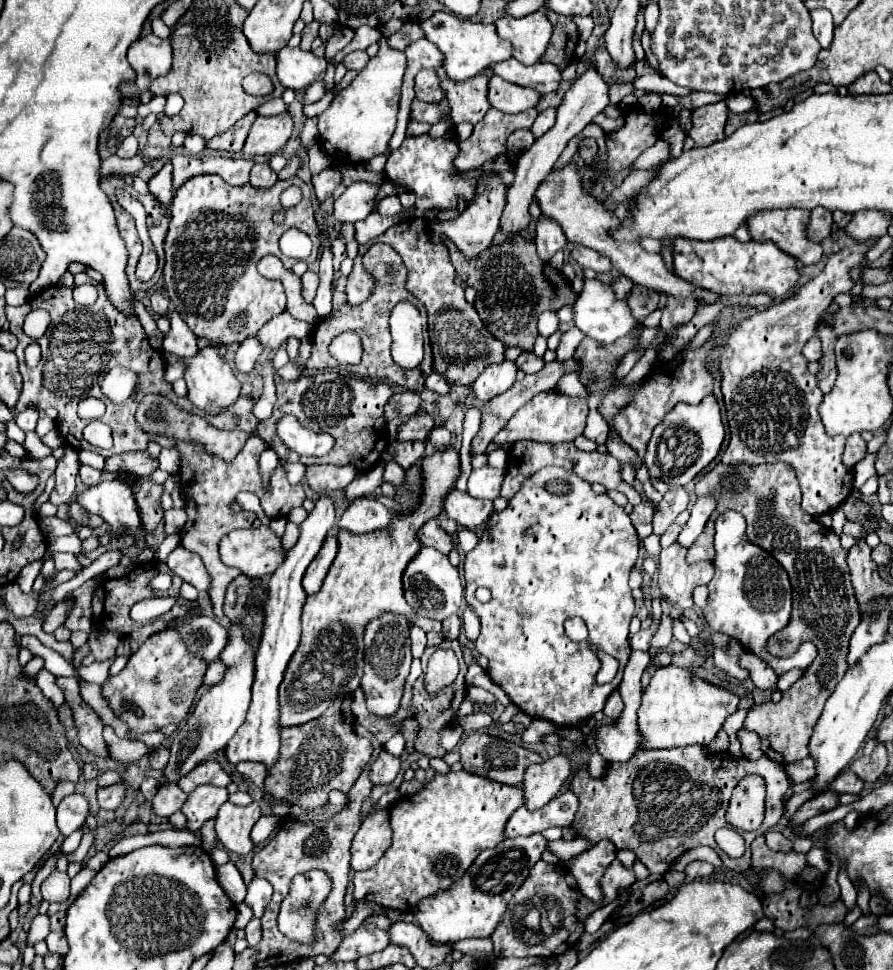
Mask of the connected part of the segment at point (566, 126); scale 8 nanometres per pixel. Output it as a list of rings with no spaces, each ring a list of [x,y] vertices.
[[[588,69],[584,75],[580,75],[576,81],[572,81],[570,89],[564,93],[564,99],[562,99],[560,107],[558,107],[556,125],[548,133],[544,133],[540,139],[536,139],[532,143],[532,147],[526,149],[516,161],[516,179],[508,187],[506,209],[504,209],[504,215],[502,215],[502,221],[500,221],[500,231],[508,239],[520,235],[522,231],[526,231],[530,227],[530,211],[528,211],[528,207],[532,203],[534,191],[546,179],[546,175],[552,171],[552,167],[558,161],[560,153],[566,149],[566,143],[572,137],[576,137],[606,107],[608,107],[608,85],[596,73],[596,69]]]

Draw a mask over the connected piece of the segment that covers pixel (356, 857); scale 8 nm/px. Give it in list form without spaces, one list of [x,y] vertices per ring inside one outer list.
[[[388,811],[372,813],[364,819],[362,829],[352,839],[352,861],[350,867],[354,871],[370,869],[378,863],[378,859],[384,855],[384,851],[390,845],[390,823],[388,823]]]

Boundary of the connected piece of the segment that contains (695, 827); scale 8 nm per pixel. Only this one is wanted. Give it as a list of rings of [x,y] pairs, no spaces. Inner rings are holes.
[[[690,745],[690,747],[680,747],[680,749],[640,751],[626,763],[608,763],[604,767],[602,777],[592,777],[588,773],[588,763],[584,763],[584,765],[580,765],[578,773],[572,777],[568,789],[574,791],[574,795],[578,795],[578,799],[580,799],[580,809],[572,823],[576,837],[586,839],[590,845],[596,845],[598,841],[608,839],[616,845],[616,849],[632,851],[636,855],[636,859],[648,867],[652,877],[662,877],[670,869],[674,859],[678,859],[684,851],[688,851],[692,847],[700,847],[700,845],[714,847],[716,853],[720,855],[722,863],[728,869],[746,871],[750,867],[750,843],[758,835],[764,835],[764,831],[768,827],[776,825],[784,813],[784,805],[780,803],[780,797],[788,791],[788,781],[786,781],[782,767],[778,763],[770,761],[768,757],[760,757],[758,761],[744,759],[736,765],[728,753],[702,755],[700,745]],[[748,775],[760,775],[766,783],[766,815],[764,815],[762,825],[756,831],[744,835],[746,853],[740,859],[732,859],[724,851],[720,851],[720,847],[714,841],[714,833],[716,833],[716,829],[728,825],[724,815],[726,815],[728,803],[730,803],[730,795],[732,795],[734,787]]]

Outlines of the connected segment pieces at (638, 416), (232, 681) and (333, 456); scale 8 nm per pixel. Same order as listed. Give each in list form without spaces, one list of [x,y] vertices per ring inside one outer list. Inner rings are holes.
[[[710,337],[704,345],[700,347],[684,347],[680,353],[676,353],[670,361],[658,361],[654,369],[640,381],[638,391],[630,399],[630,403],[620,409],[614,415],[614,421],[608,421],[610,427],[622,437],[624,443],[628,443],[632,449],[638,451],[642,457],[646,451],[646,443],[654,431],[654,427],[664,419],[664,415],[674,409],[678,401],[686,401],[692,405],[698,405],[706,395],[712,395],[714,391],[714,375],[708,367],[710,355],[718,349],[716,337]]]
[[[230,625],[228,645],[222,651],[220,659],[230,669],[226,671],[226,677],[218,685],[214,685],[208,693],[204,693],[198,699],[190,717],[174,733],[174,741],[170,745],[170,749],[172,749],[170,761],[168,761],[166,769],[162,771],[166,777],[166,783],[178,783],[184,775],[188,775],[192,769],[196,769],[202,761],[212,757],[216,751],[224,749],[226,743],[238,731],[238,727],[244,723],[244,717],[246,717],[246,711],[250,705],[250,687],[254,681],[254,649],[244,641],[240,627]]]
[[[320,371],[316,375],[302,375],[296,381],[284,381],[280,375],[274,377],[278,401],[270,419],[260,421],[258,435],[268,443],[276,455],[288,463],[304,463],[304,465],[348,465],[358,463],[358,471],[370,469],[386,449],[386,443],[376,443],[378,439],[386,439],[386,425],[382,409],[386,401],[392,397],[392,387],[386,383],[372,383],[362,379],[352,379],[348,375],[340,375],[334,371]],[[284,415],[294,415],[298,423],[306,429],[326,431],[334,435],[334,449],[323,457],[300,456],[290,451],[284,441],[276,433],[276,423]]]

